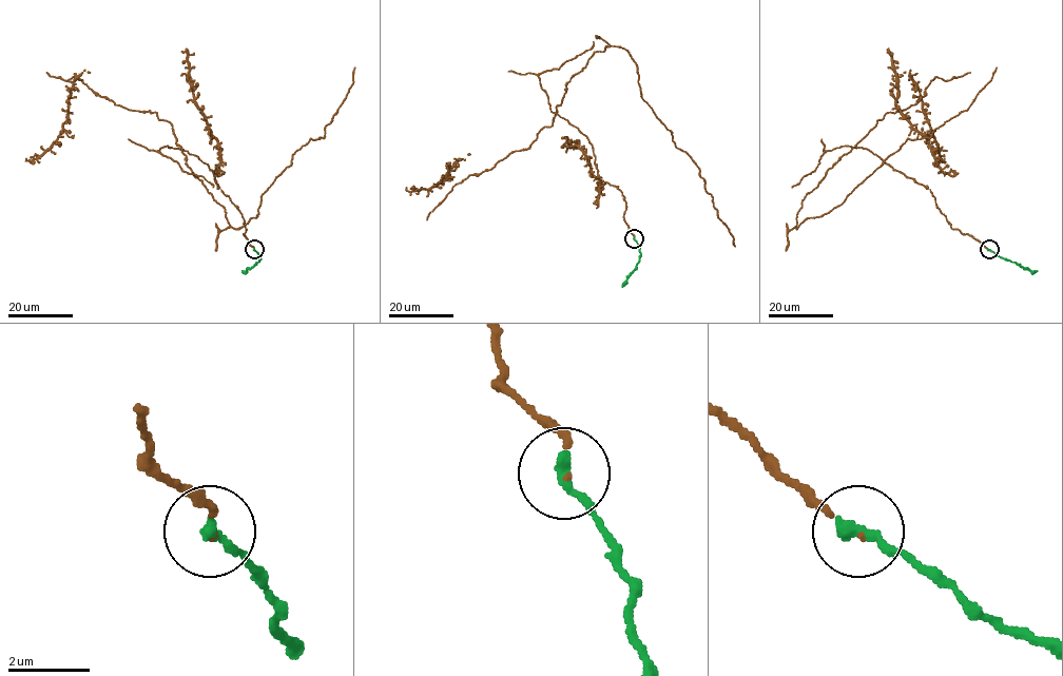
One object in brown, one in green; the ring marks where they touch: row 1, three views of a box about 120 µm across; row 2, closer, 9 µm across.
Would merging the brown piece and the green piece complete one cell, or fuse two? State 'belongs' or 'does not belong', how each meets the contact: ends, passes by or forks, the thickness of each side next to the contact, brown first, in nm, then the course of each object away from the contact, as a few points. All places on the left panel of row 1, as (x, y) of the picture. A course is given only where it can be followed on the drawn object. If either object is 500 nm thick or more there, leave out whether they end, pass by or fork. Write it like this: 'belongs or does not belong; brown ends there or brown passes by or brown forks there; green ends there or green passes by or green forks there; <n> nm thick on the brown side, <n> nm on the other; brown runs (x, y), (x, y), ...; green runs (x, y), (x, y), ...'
belongs; brown ends there; green ends there; 80 nm thick on the brown side, 320 nm on the other; brown runs (254, 249), (209, 167), (170, 147), (181, 149), (239, 229), (295, 152), (323, 138), (354, 66); green runs (254, 249), (259, 259), (242, 271)

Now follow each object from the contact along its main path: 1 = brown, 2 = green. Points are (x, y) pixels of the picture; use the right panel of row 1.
1: (989, 249), (857, 143), (796, 218), (797, 229), (839, 206), (908, 139), (966, 110), (997, 66)
2: (989, 249), (1029, 270), (1037, 271)

